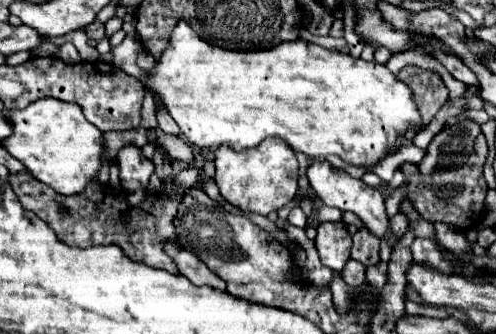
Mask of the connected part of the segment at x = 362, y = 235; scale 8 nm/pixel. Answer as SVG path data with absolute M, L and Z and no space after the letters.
M365 227L353 235L351 259L363 263L365 267L379 263L379 239L371 235Z

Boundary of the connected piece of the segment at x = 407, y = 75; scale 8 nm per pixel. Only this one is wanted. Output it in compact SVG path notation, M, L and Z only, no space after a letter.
M407 65L397 73L397 79L409 85L413 91L413 99L419 107L421 121L427 125L431 119L437 115L437 111L445 105L449 93L447 87L443 85L441 77L433 71L425 71L415 65Z

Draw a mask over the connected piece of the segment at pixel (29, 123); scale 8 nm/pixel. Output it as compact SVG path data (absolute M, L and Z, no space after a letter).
M39 99L25 109L7 111L5 119L11 123L13 133L1 141L1 147L19 159L37 181L53 187L57 193L75 195L99 173L103 133L83 117L79 105Z

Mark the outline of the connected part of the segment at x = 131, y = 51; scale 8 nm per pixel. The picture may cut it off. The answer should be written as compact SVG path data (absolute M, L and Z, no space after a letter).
M128 34L121 44L112 46L111 54L115 67L121 68L128 75L131 75L143 84L147 81L147 72L141 69L137 63L137 55L141 49L141 44L135 34Z

